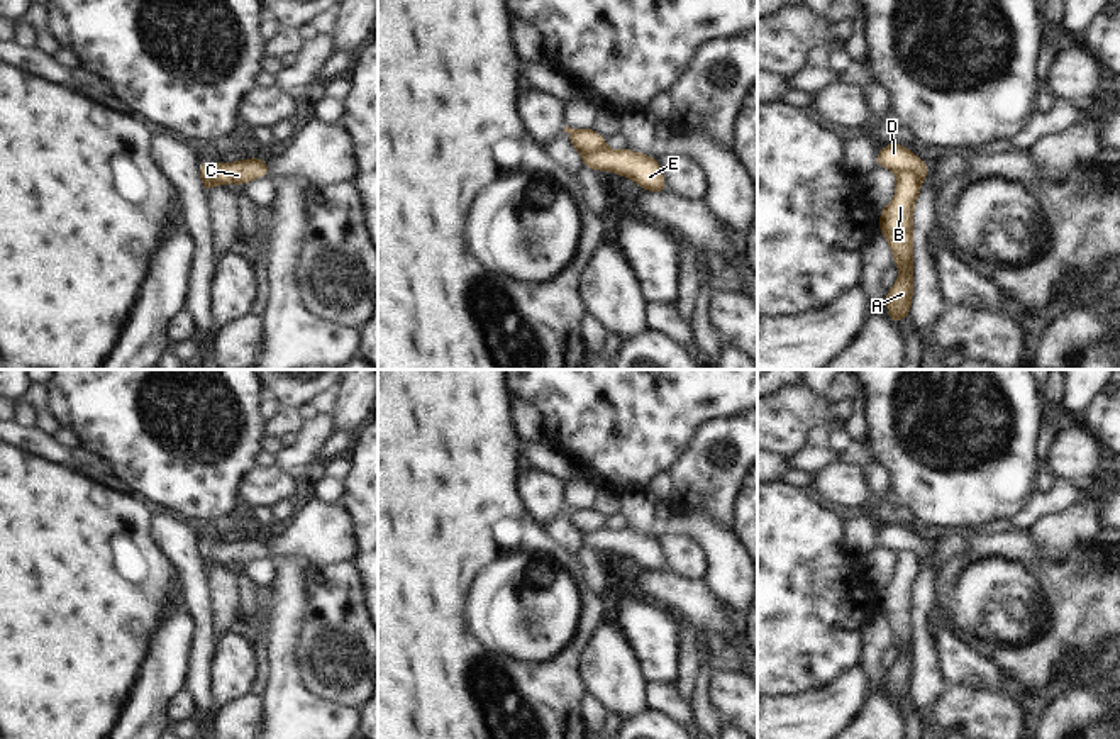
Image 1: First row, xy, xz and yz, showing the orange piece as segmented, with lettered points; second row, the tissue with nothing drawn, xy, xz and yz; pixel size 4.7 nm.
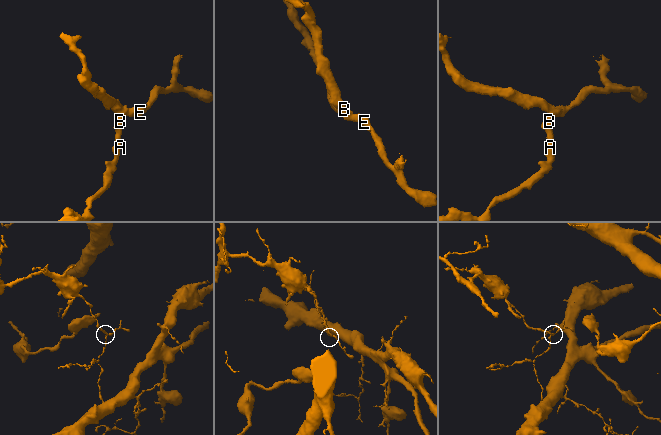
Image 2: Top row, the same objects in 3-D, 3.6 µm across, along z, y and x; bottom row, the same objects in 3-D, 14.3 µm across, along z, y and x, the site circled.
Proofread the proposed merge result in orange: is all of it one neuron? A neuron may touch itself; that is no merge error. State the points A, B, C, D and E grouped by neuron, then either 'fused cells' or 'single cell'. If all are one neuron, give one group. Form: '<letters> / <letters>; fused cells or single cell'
A B / C D E; fused cells

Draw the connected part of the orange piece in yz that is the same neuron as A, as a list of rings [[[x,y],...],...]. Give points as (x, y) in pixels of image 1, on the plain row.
[[[903,549],[896,553],[896,573],[891,583],[879,593],[879,612],[886,617],[895,646],[901,651],[900,659],[886,671],[888,697],[901,702],[912,695],[913,676],[913,583],[920,573],[922,558],[917,551]]]

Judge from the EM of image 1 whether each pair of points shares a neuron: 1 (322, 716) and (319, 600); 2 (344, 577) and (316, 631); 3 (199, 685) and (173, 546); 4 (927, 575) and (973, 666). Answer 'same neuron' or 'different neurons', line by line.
1: different neurons
2: same neuron
3: same neuron
4: different neurons

